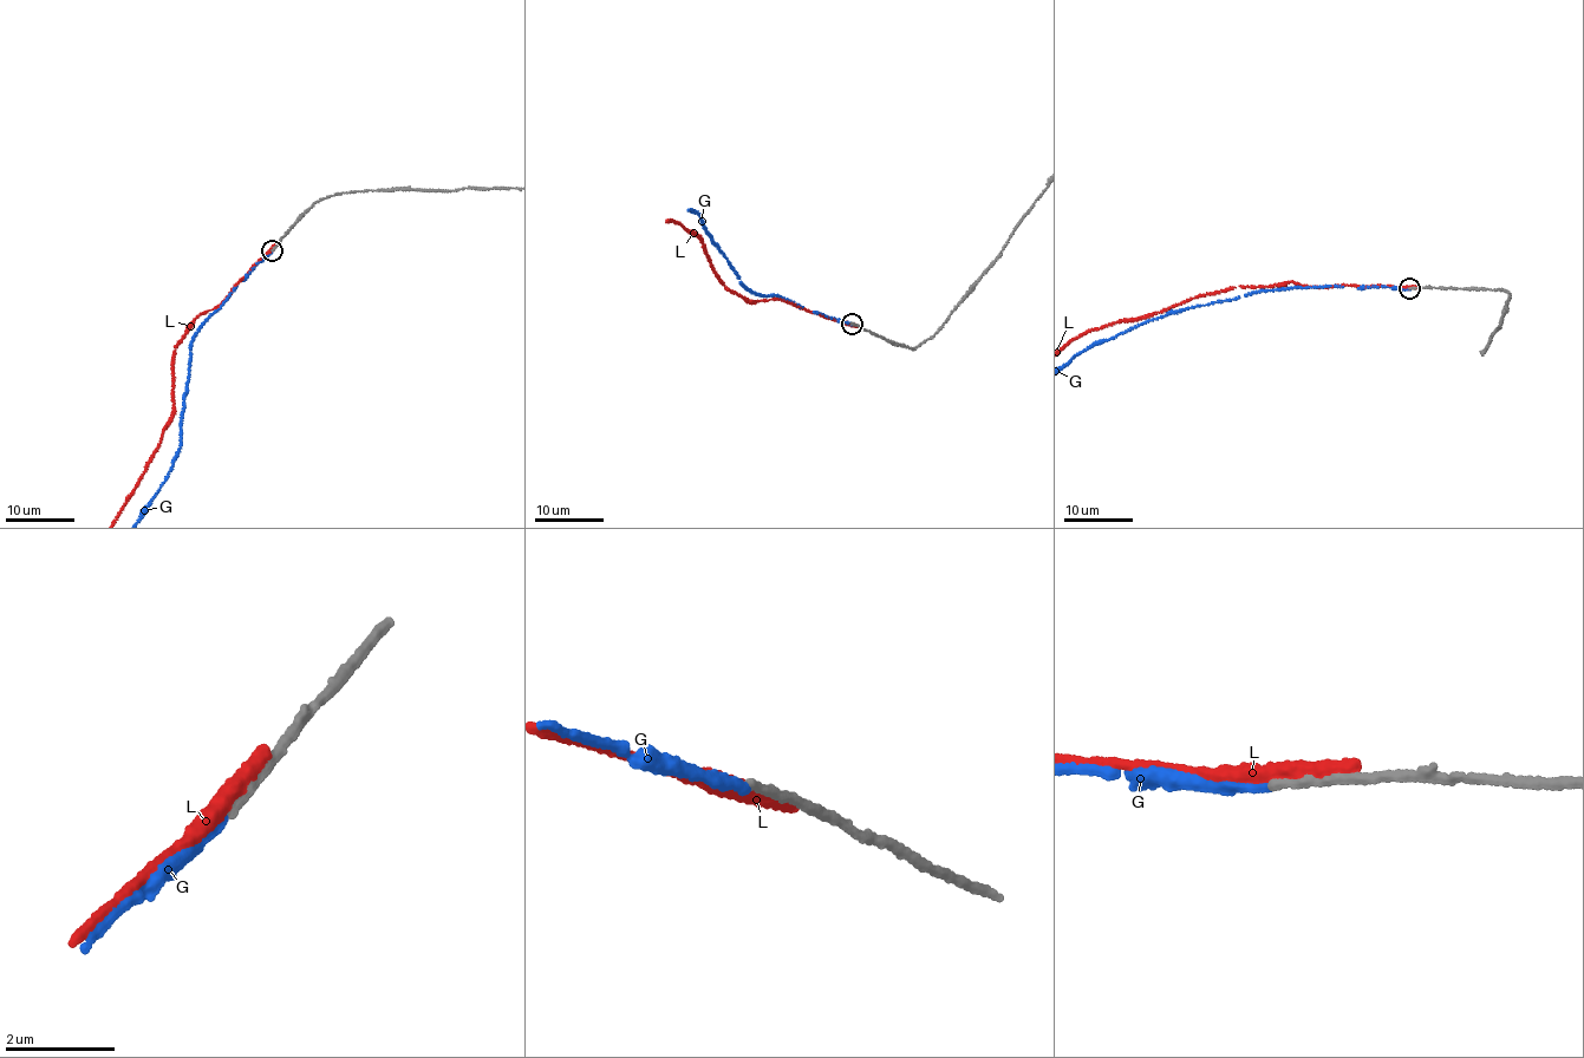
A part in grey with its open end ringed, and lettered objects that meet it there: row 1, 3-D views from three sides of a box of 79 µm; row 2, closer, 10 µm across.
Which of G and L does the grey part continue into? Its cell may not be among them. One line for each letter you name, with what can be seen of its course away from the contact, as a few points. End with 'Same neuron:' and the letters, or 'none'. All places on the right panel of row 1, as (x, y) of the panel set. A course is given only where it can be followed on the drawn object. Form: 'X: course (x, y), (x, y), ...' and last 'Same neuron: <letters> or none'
Same neuron: none

